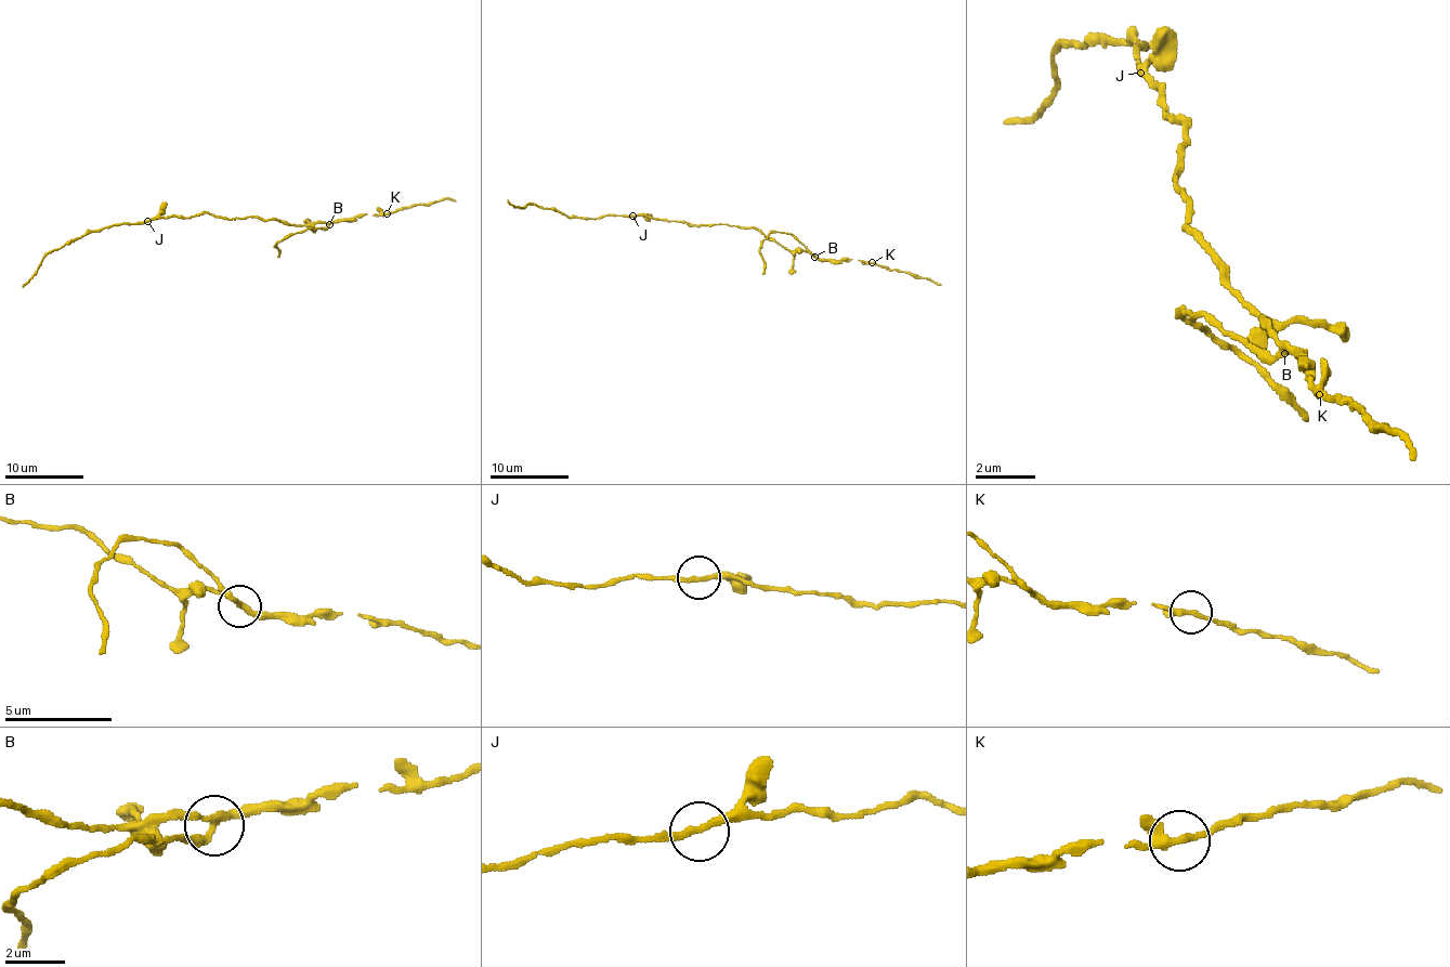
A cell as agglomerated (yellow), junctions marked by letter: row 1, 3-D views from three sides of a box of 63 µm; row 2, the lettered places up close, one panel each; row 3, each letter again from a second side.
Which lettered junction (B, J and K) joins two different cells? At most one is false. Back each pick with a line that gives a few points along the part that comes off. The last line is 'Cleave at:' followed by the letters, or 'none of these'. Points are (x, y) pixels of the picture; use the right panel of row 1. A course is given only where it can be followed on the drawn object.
B: (1282, 352), (1185, 308), (1185, 317), (1237, 348), (1267, 374), (1305, 423)
Cleave at: B

